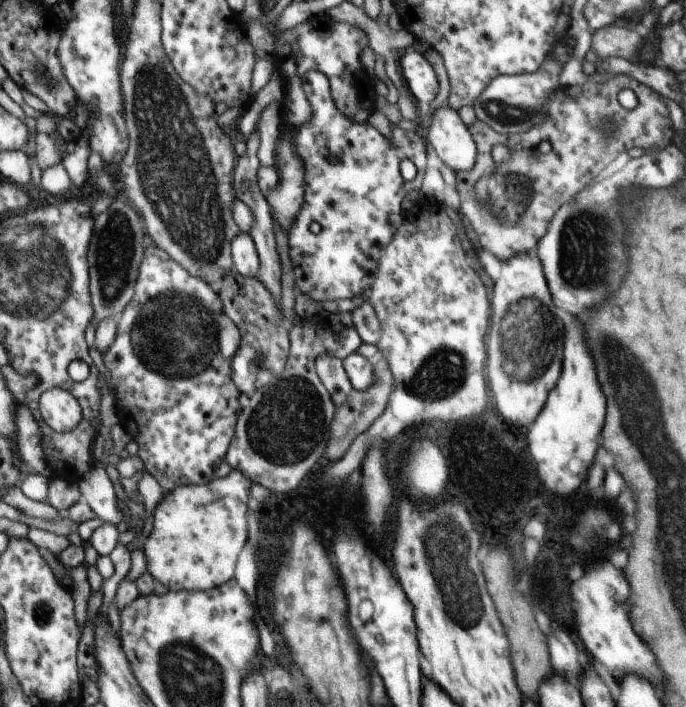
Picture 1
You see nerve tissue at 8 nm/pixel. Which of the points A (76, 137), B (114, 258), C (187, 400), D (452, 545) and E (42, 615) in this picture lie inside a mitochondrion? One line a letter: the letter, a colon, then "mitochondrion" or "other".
A: other
B: mitochondrion
C: other
D: mitochondrion
E: mitochondrion

